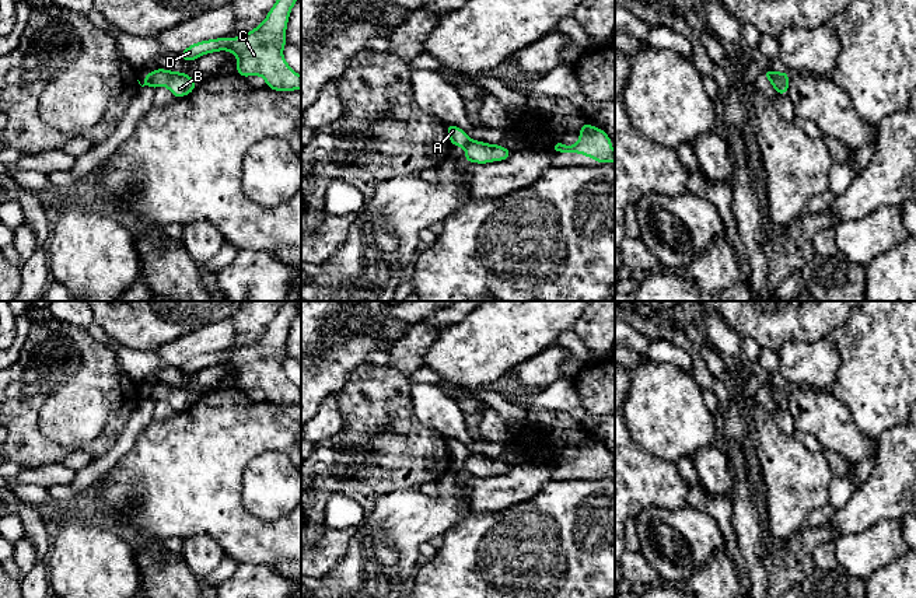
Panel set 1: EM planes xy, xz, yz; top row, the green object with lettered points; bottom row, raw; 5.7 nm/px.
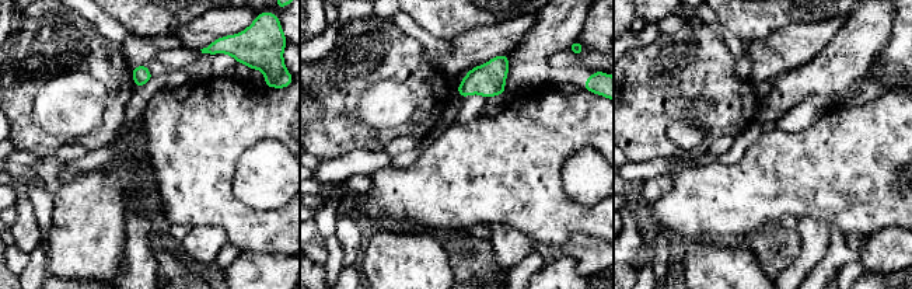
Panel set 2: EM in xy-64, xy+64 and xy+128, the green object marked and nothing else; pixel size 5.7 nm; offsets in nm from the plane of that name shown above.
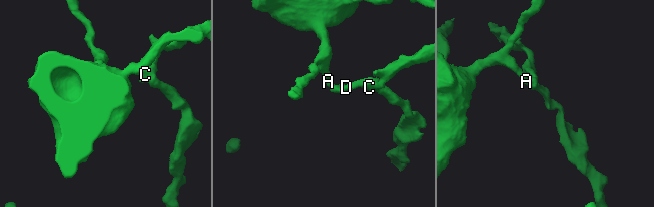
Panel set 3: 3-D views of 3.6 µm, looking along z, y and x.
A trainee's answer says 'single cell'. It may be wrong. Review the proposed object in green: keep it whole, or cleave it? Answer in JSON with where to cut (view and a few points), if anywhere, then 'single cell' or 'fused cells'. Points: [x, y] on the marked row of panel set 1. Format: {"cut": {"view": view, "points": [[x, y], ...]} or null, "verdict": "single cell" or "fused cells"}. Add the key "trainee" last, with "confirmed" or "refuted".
{"cut": {"view": "xz", "points": [[471, 140], [464, 146]]}, "verdict": "fused cells", "trainee": "refuted"}

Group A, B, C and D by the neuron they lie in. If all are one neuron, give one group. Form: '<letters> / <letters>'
A / B C D

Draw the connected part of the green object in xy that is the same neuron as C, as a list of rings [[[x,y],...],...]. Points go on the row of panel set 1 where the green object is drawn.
[[[276,0],[263,22],[255,29],[234,39],[223,36],[196,42],[179,55],[182,60],[192,62],[206,53],[227,50],[237,56],[238,76],[261,76],[266,87],[275,91],[300,90],[301,76],[287,64],[283,56],[289,15],[296,1]]]

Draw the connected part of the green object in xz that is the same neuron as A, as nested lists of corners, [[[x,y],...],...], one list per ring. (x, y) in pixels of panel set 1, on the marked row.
[[[447,125],[447,133],[448,133],[451,146],[465,147],[471,141],[468,134],[455,125]]]

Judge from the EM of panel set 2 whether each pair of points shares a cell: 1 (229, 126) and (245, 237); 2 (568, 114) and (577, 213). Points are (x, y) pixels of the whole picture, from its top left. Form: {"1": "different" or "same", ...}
{"1": "same", "2": "same"}

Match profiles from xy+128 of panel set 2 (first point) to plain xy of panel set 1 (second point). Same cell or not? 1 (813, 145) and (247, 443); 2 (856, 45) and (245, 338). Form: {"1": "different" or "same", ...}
{"1": "same", "2": "same"}

